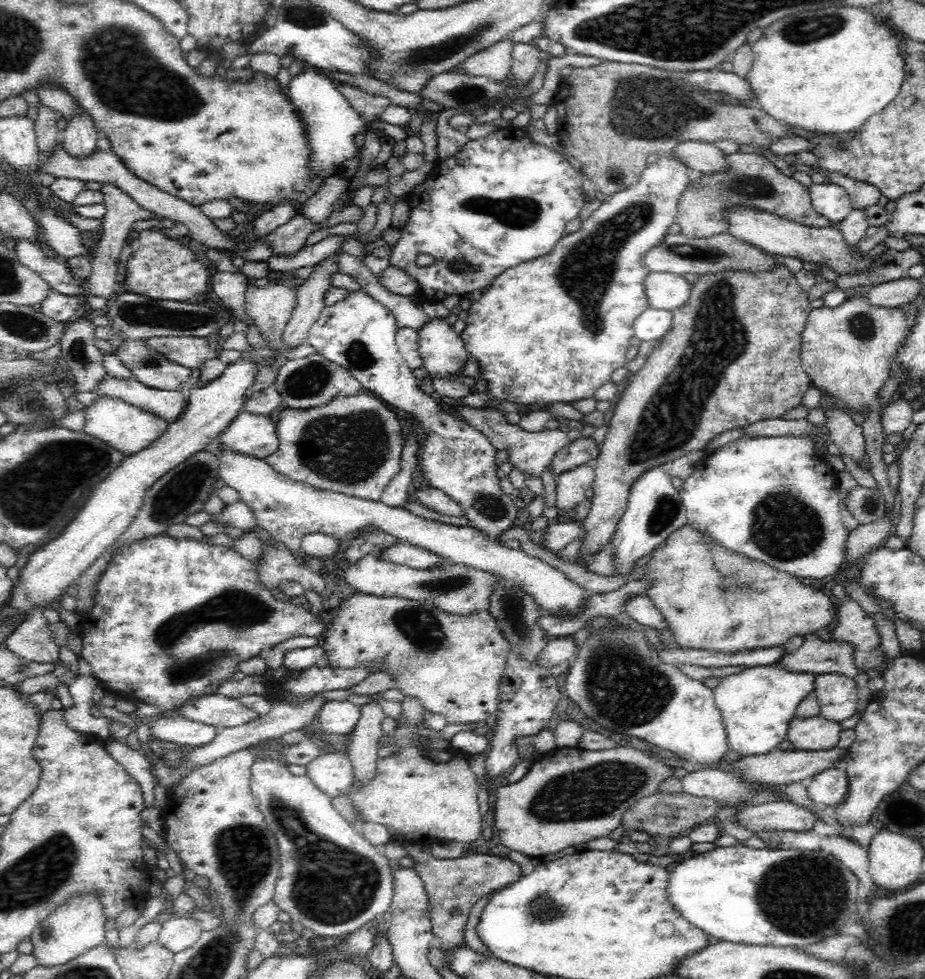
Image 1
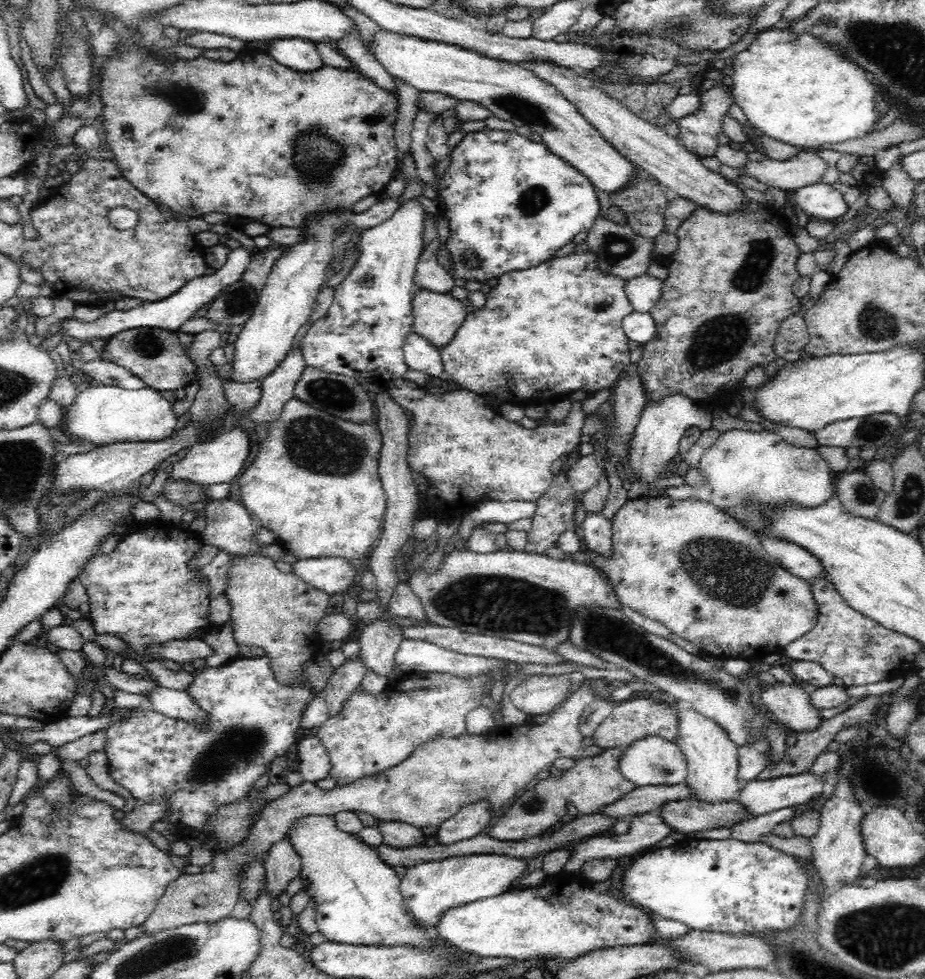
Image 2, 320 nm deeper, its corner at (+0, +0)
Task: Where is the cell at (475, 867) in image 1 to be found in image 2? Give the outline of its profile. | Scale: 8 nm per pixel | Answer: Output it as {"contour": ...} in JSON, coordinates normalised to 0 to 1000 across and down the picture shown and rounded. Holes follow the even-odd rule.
{"contour":[[[406,838],[404,843],[413,851],[414,862],[426,864],[426,866],[440,866],[448,862],[458,863],[461,853],[456,847],[439,842],[437,840],[426,840],[425,838]]]}

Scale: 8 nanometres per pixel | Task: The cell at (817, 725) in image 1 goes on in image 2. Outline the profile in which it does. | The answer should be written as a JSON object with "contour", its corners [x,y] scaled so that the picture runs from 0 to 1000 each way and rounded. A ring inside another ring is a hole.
{"contour":[[[823,699],[821,711],[830,728],[854,749],[881,746],[889,739],[888,726],[877,720],[868,699]]]}

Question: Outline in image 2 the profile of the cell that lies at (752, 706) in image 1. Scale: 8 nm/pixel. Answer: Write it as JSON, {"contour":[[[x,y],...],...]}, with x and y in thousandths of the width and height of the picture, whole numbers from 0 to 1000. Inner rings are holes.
{"contour":[[[828,754],[811,762],[802,762],[798,766],[799,787],[798,798],[813,798],[830,782],[829,773],[831,770],[831,759]]]}

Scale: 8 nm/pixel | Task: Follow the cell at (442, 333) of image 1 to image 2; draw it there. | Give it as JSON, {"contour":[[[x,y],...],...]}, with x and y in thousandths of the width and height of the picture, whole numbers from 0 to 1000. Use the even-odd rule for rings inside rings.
{"contour":[[[454,295],[448,300],[446,338],[469,353],[482,353],[492,344],[504,323],[504,312],[486,298],[467,298]]]}

